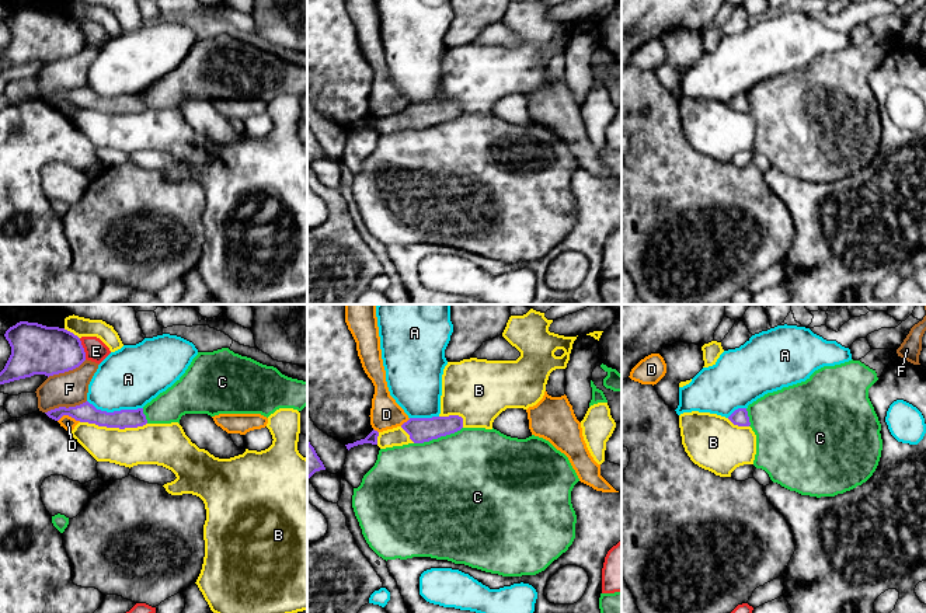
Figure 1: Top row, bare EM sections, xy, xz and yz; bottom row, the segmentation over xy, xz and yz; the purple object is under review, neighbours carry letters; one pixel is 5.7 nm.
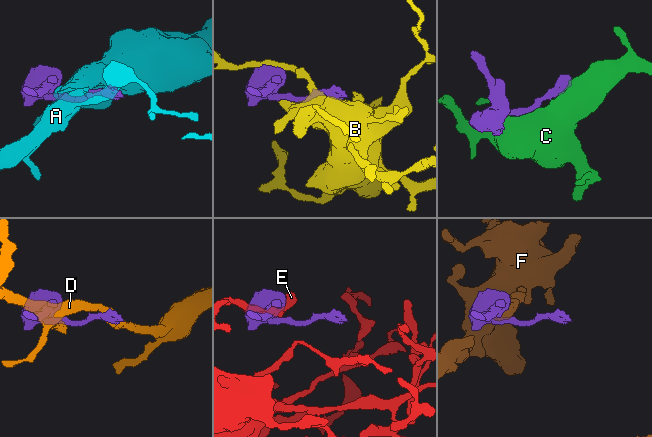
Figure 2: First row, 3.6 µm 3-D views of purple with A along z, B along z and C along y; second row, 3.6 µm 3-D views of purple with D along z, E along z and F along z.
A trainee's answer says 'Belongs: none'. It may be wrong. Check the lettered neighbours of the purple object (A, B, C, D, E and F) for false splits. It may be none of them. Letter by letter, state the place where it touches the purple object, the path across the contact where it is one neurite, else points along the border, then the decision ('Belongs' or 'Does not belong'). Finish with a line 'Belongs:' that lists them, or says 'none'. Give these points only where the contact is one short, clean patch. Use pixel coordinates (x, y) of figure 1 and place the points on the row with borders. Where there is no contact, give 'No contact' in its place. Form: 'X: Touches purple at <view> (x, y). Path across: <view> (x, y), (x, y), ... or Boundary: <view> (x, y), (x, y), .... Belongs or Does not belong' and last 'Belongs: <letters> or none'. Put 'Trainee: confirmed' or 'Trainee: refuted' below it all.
A: Touches purple at xy (115, 411). Does not belong
B: Touches purple at xy (114, 427). Does not belong
C: Touches purple at xz (438, 436). Does not belong
D: Touches purple at xy (69, 415). Does not belong
E: Touches purple at xy (83, 348). Does not belong
F: Touches purple at xy (65, 407). Boundary: xy (86, 400), (75, 406), (55, 407), (45, 413). Does not belong
Belongs: none
Trainee: confirmed

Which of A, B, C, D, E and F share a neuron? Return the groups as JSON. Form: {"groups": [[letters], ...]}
{"groups": [["A"], ["B"], ["C"], ["D"], ["E"], ["F"]]}

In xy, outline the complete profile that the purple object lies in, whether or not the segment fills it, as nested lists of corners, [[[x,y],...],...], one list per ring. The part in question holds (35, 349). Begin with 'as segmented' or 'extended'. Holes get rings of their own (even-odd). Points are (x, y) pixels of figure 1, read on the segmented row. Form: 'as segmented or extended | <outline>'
as segmented | [[[20,321],[4,337],[11,355],[0,372],[0,384],[34,375],[49,377],[65,373],[86,361],[80,338],[65,328]]]

